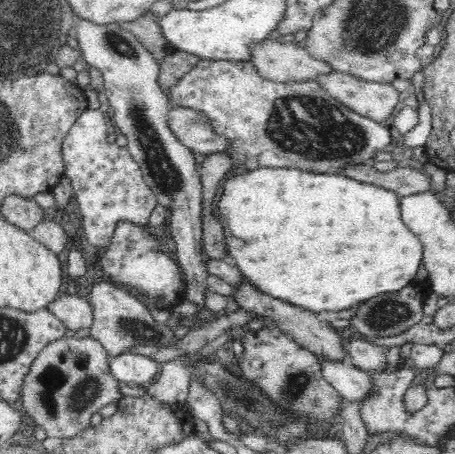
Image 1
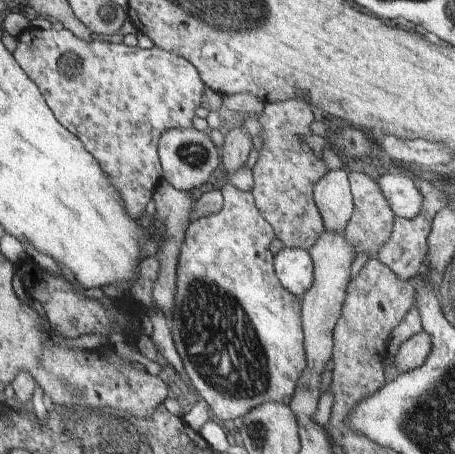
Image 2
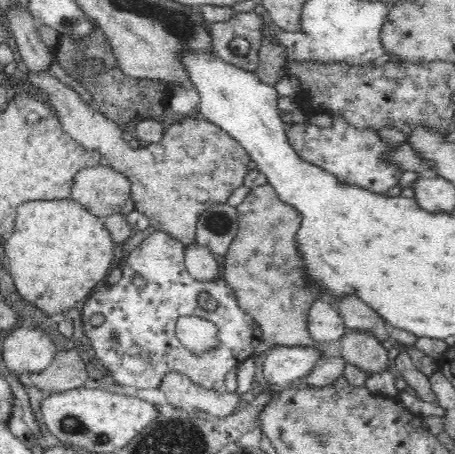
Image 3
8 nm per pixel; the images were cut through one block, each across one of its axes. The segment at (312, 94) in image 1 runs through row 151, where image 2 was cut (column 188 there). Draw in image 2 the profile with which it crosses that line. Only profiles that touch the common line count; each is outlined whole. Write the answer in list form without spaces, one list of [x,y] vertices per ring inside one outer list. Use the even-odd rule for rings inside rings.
[[[224,184],[222,193],[222,210],[210,216],[192,219],[187,228],[186,241],[180,248],[179,262],[176,268],[178,274],[175,272],[176,294],[174,294],[174,306],[172,306],[168,317],[170,319],[171,335],[190,384],[192,384],[198,395],[206,400],[216,418],[224,421],[246,416],[254,408],[262,406],[262,404],[268,404],[268,402],[277,402],[289,406],[292,396],[295,394],[295,389],[299,385],[300,376],[307,368],[307,353],[306,337],[302,334],[302,324],[300,324],[300,300],[280,284],[280,279],[276,278],[274,268],[272,268],[270,244],[274,240],[275,230],[272,230],[270,223],[257,208],[255,197],[251,191],[244,192],[244,190],[240,190],[232,184]]]

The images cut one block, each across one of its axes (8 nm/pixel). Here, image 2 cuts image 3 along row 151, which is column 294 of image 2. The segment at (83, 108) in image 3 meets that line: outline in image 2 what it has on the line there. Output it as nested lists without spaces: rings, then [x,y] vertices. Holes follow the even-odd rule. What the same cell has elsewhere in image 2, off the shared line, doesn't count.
[[[298,96],[298,98],[288,99],[287,101],[274,101],[265,103],[264,110],[260,116],[255,119],[262,125],[263,130],[258,133],[261,138],[261,150],[255,165],[252,166],[253,189],[251,190],[255,197],[255,203],[263,217],[275,228],[276,236],[286,247],[303,248],[310,250],[316,244],[316,240],[320,238],[322,230],[325,230],[322,224],[322,218],[318,214],[315,199],[315,186],[322,180],[328,172],[327,155],[317,158],[313,150],[310,150],[309,144],[305,138],[312,134],[310,124],[314,120],[312,116],[312,106],[306,100],[306,96]]]

